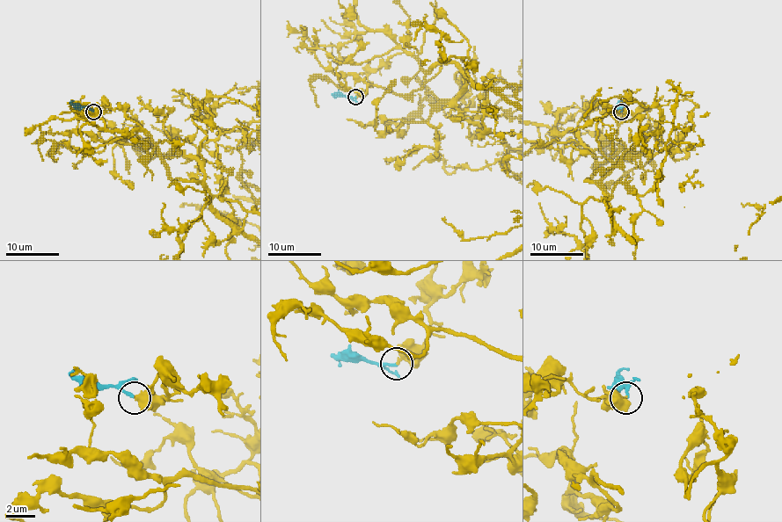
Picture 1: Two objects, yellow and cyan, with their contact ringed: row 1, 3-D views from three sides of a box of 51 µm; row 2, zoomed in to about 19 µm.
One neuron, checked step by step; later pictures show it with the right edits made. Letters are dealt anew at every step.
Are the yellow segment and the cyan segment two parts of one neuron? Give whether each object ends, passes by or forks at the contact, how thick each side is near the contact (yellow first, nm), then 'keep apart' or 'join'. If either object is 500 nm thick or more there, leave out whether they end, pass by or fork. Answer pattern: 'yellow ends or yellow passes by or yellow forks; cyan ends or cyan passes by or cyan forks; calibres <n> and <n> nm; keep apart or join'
yellow ends; cyan ends; calibres 400 and 190 nm; join

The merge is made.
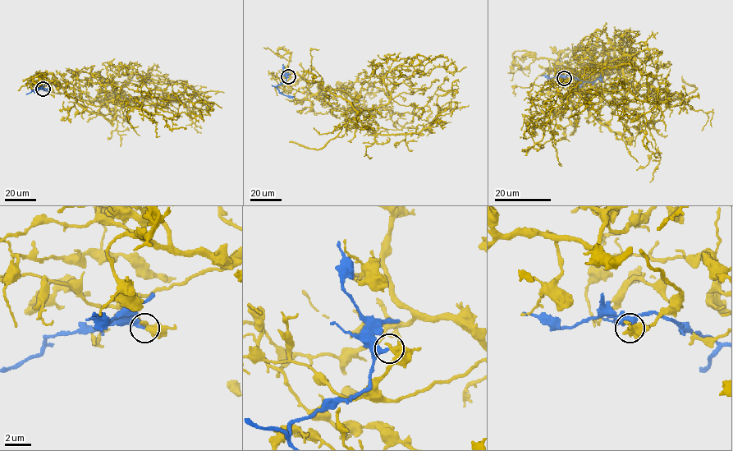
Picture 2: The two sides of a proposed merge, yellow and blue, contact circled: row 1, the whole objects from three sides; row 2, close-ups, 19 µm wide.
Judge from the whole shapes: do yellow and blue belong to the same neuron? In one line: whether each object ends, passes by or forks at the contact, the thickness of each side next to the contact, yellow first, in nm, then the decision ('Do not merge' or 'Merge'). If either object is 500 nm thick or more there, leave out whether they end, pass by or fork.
Thickness 550 nm (yellow) against 260 nm. Do not merge

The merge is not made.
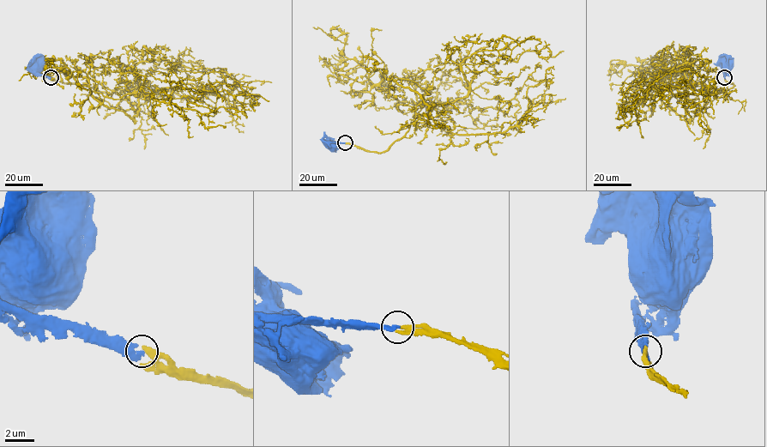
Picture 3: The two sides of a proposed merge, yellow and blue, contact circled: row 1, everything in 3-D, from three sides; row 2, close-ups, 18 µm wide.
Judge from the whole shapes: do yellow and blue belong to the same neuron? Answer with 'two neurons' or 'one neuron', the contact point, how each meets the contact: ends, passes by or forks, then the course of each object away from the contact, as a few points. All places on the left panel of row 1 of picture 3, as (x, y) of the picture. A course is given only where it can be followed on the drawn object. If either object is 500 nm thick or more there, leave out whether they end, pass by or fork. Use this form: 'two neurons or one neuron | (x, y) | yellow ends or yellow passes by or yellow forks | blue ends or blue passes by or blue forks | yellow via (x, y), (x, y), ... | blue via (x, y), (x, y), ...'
one neuron | (51, 77) | yellow ends | blue ends | yellow via (51, 77), (108, 93), (137, 87), (139, 111), (135, 119), (104, 105), (51, 60), (42, 63), (42, 77) | blue via (51, 77), (34, 75), (34, 64)

